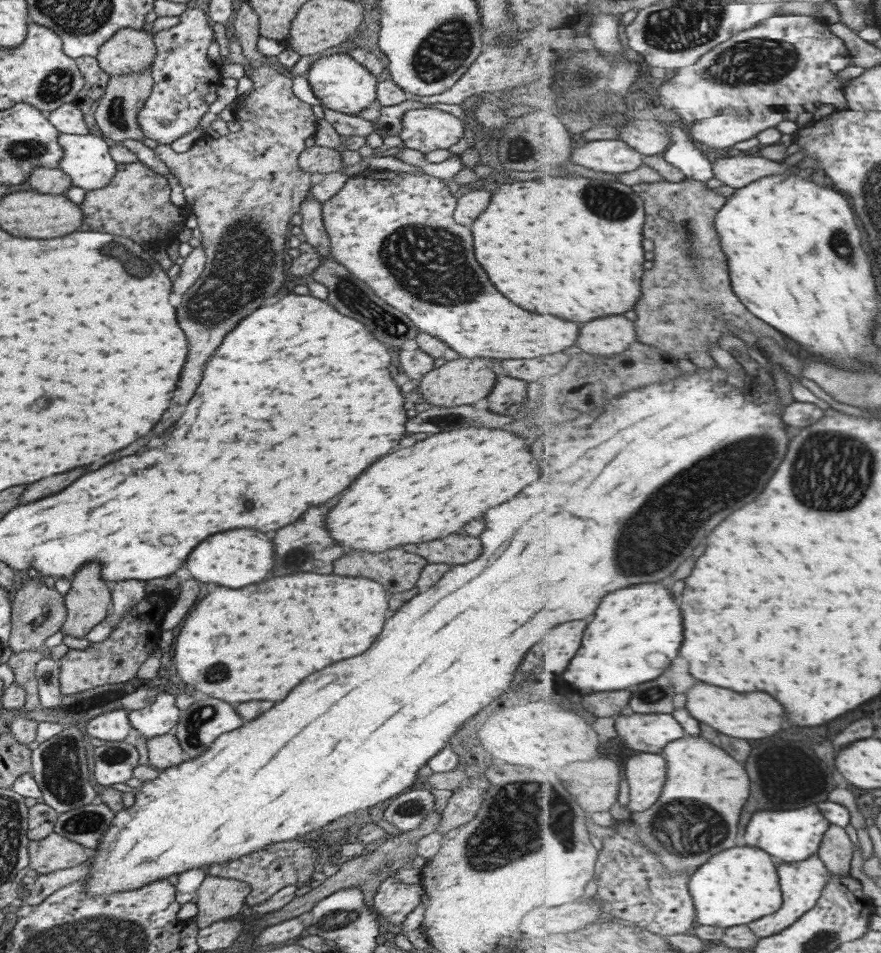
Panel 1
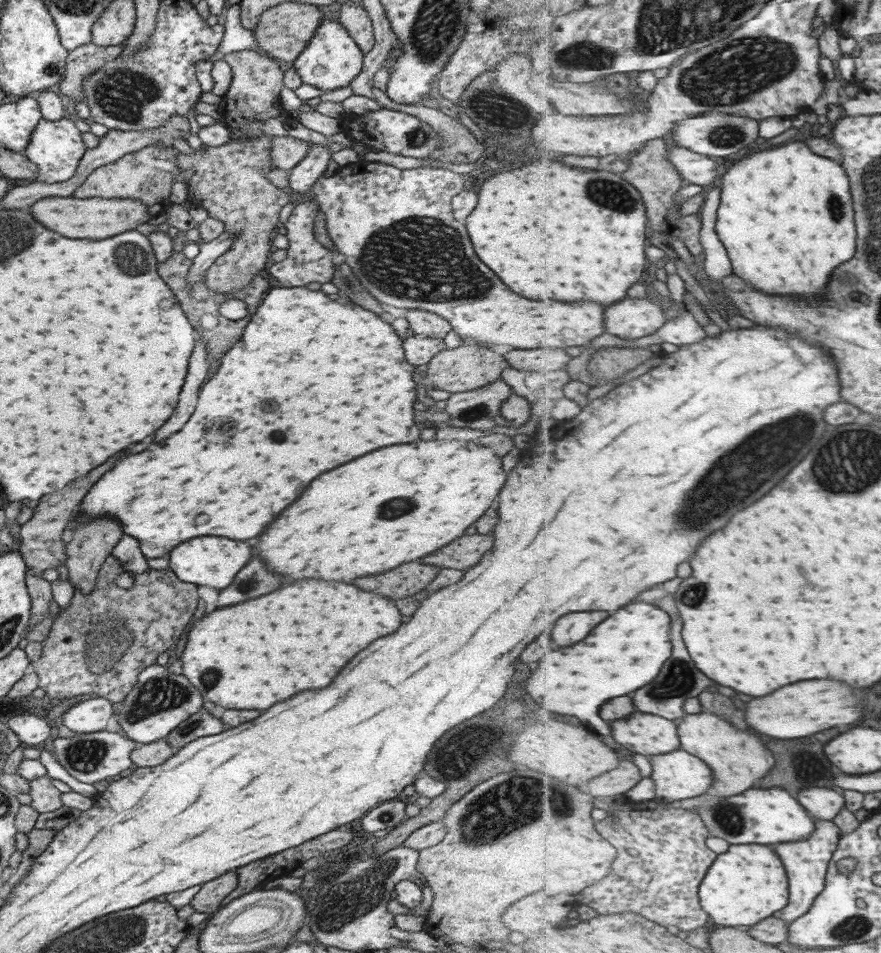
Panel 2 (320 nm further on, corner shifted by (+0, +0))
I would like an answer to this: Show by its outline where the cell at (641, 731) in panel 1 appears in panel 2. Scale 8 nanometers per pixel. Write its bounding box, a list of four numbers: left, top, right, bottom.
[613,712,682,758]

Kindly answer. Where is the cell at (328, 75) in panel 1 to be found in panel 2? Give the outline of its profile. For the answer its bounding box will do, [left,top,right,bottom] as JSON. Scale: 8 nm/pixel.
[292,17,362,93]

